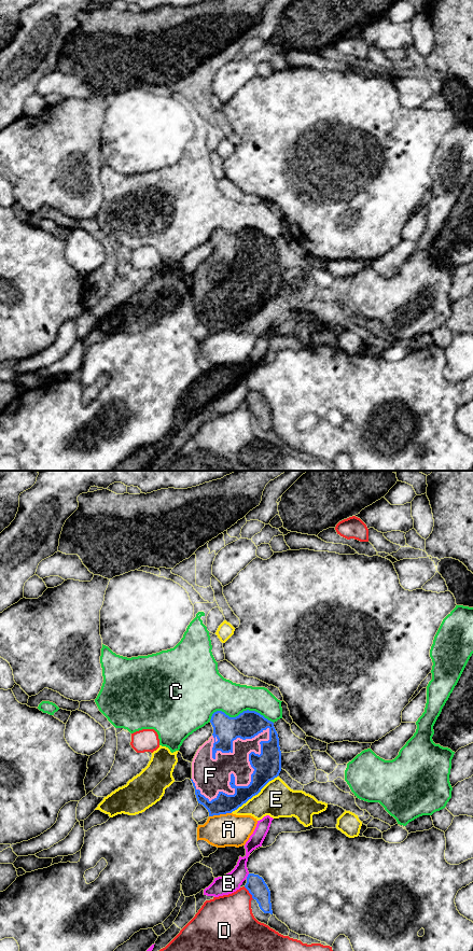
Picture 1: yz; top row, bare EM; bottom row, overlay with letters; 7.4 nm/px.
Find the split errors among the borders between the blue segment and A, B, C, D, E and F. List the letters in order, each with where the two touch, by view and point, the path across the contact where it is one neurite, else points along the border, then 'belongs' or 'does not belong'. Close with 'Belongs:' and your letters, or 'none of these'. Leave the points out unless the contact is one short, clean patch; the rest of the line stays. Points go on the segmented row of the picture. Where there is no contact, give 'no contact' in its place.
A: contact yz (220, 813); does not belong
B: contact yz (248, 876); does not belong
C: contact yz (240, 713); does not belong
D: contact yz (249, 892); does not belong
E: contact yz (253, 795); does not belong
F: contact yz (242, 786); belongs
Belongs: F

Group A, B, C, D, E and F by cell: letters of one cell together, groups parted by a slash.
A / B / C / D / E / F

